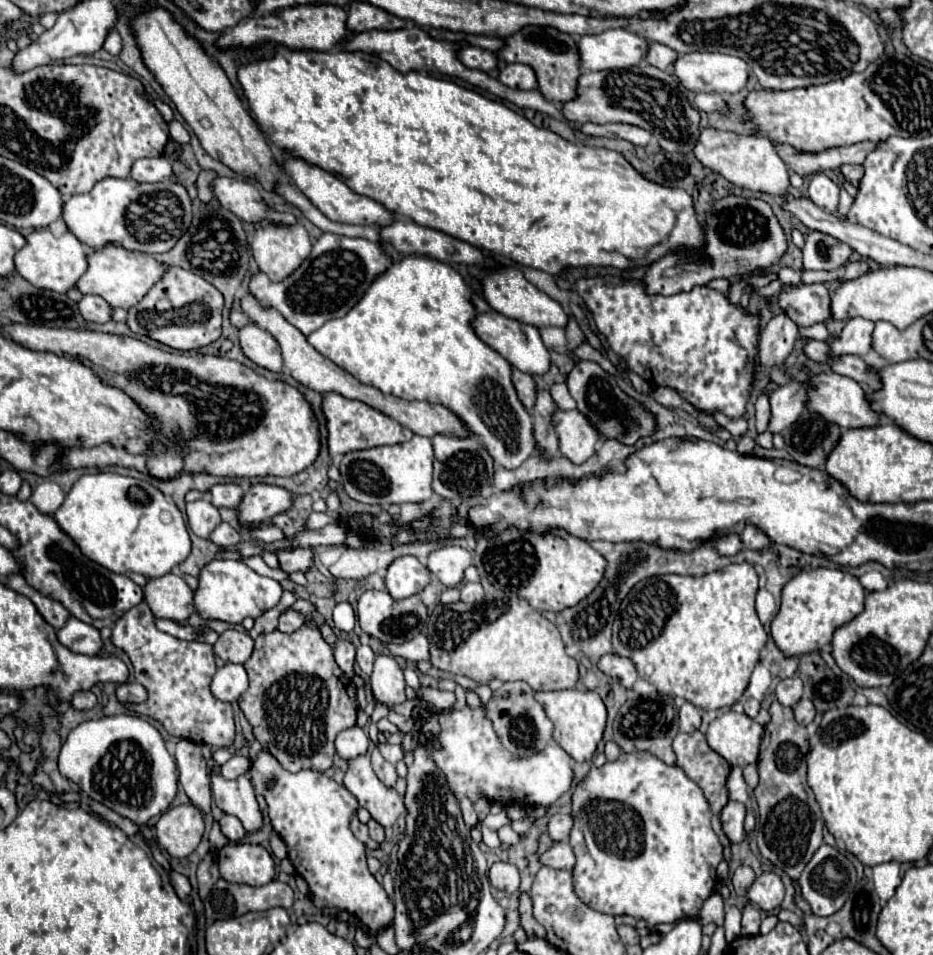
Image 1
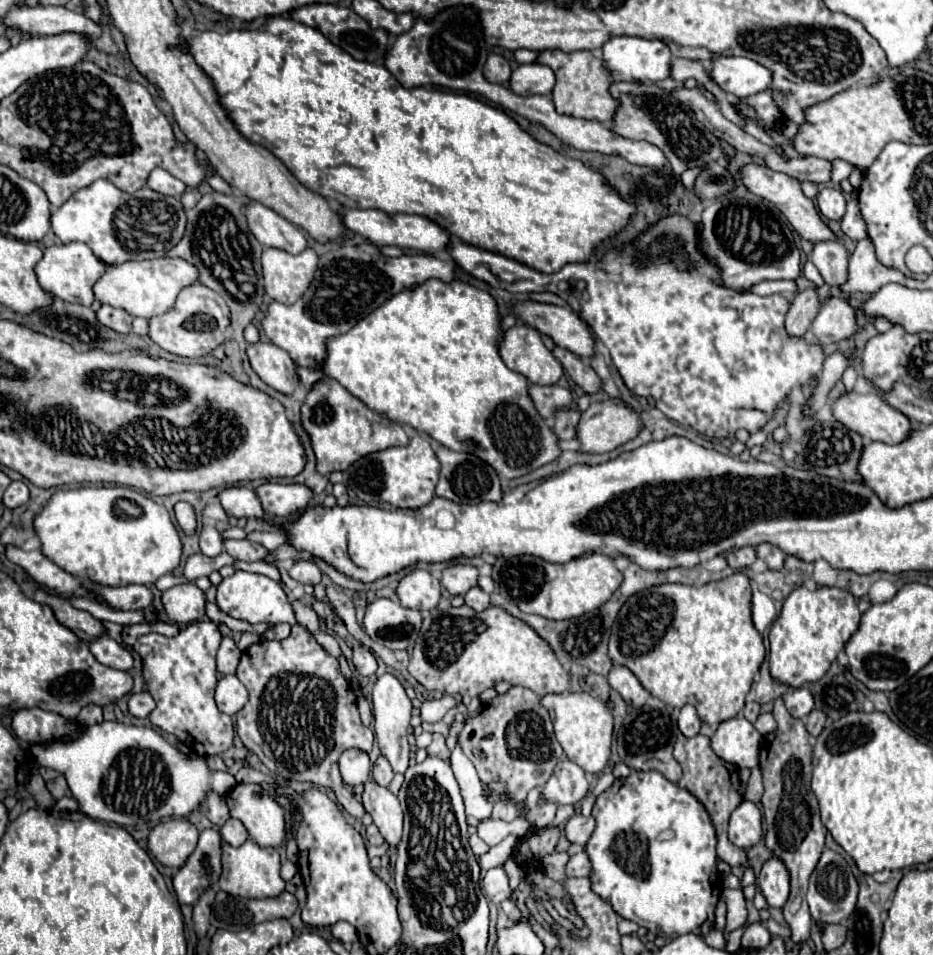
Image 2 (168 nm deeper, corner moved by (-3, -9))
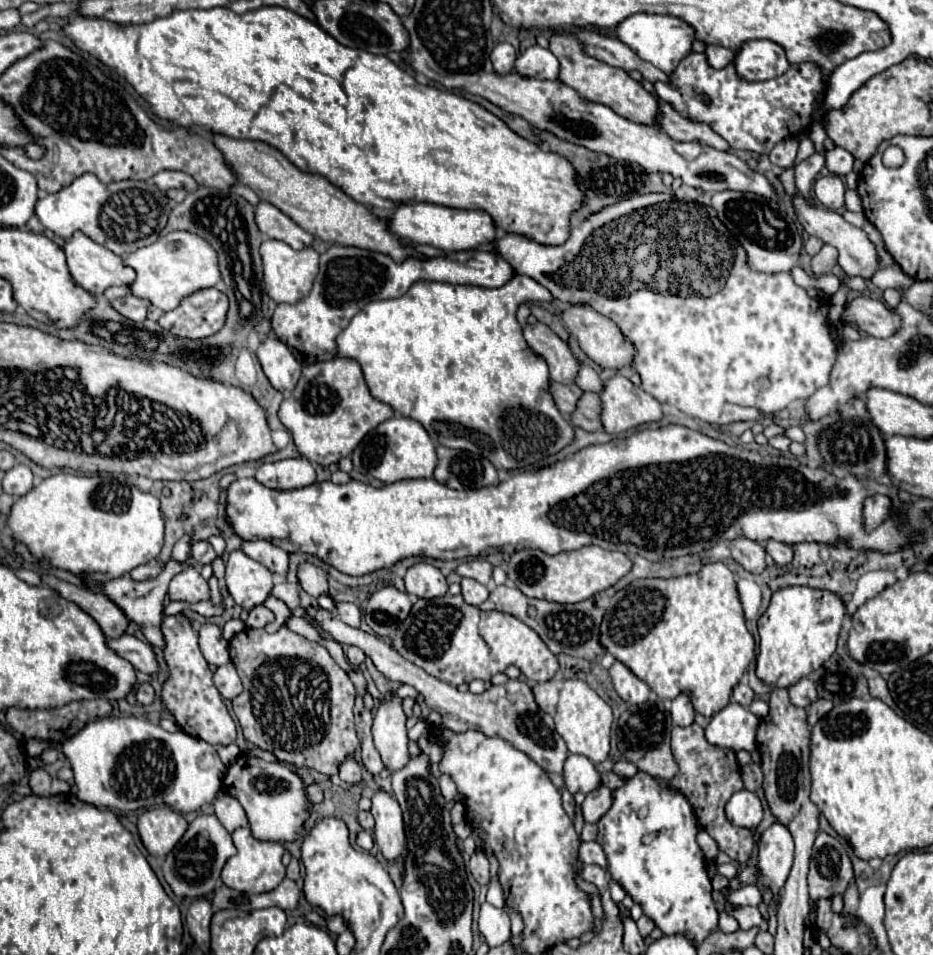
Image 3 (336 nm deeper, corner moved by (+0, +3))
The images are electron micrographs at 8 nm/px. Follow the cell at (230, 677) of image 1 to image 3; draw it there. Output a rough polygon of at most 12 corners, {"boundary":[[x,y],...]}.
{"boundary":[[233,664],[215,670],[219,694],[233,700],[243,686]]}

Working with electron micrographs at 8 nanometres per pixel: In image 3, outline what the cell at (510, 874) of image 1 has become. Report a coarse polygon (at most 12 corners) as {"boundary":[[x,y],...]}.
{"boundary":[[481,850],[469,860],[469,870],[479,884],[489,882],[489,860]]}

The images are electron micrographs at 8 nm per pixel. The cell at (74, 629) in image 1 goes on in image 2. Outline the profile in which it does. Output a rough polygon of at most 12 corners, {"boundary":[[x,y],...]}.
{"boundary":[[110,636],[88,642],[92,656],[104,666],[130,670],[132,654]]}

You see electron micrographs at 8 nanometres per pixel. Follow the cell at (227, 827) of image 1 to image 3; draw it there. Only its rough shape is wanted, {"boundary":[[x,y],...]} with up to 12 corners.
{"boundary":[[219,794],[215,816],[233,832],[247,826],[247,816],[237,798]]}

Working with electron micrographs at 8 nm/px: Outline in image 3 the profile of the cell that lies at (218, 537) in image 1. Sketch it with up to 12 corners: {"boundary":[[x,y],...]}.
{"boundary":[[267,540],[243,542],[241,550],[271,574],[285,578],[289,554]]}

